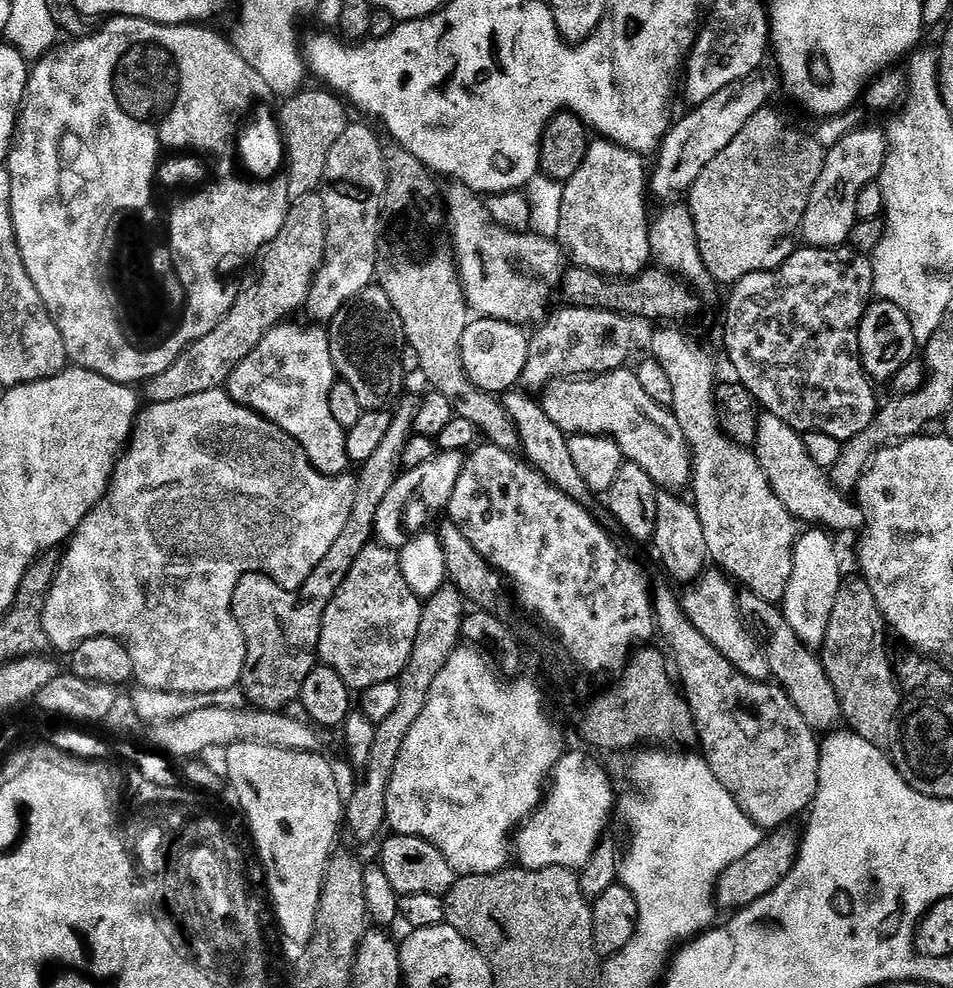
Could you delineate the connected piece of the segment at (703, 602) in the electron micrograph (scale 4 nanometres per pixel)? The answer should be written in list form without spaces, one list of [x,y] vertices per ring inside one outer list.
[[[719,570],[711,571],[705,571],[702,578],[695,581],[685,591],[689,592],[683,593],[684,613],[687,614],[692,625],[746,678],[761,682],[767,681],[770,676],[768,657],[765,649],[758,643],[757,637],[751,631],[748,633],[744,629],[743,622],[740,621],[742,608],[738,603],[738,596],[736,600],[736,594],[732,590],[733,585],[730,583],[729,577]]]

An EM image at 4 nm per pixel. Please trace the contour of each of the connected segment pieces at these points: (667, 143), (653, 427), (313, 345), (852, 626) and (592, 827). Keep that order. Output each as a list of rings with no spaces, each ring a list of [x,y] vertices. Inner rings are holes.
[[[751,76],[731,83],[706,102],[695,105],[684,118],[669,127],[656,154],[656,170],[651,171],[649,189],[660,198],[687,193],[701,170],[738,136],[746,122],[769,103],[770,86],[762,76]]]
[[[631,367],[615,368],[612,372],[597,374],[591,378],[572,378],[567,382],[560,382],[549,387],[543,396],[542,405],[546,416],[550,418],[550,422],[556,423],[565,434],[609,436],[619,446],[625,461],[641,467],[649,475],[657,489],[687,489],[691,485],[692,457],[675,416],[665,405],[656,404],[644,395],[642,382]]]
[[[292,323],[276,325],[266,334],[266,338],[262,338],[262,342],[258,342],[254,350],[250,350],[250,354],[246,354],[246,358],[242,358],[242,362],[238,362],[234,374],[230,374],[226,391],[235,404],[258,413],[284,435],[295,440],[307,454],[308,461],[323,476],[345,475],[350,468],[346,454],[346,430],[338,426],[338,422],[334,422],[334,416],[330,414],[330,390],[338,383],[338,377],[330,358],[327,327],[299,328]]]
[[[856,578],[849,588],[848,585],[841,587],[830,614],[830,626],[822,649],[824,673],[840,700],[843,723],[848,723],[845,725],[866,742],[881,746],[887,745],[888,739],[888,743],[893,739],[897,727],[896,711],[900,708],[900,692],[896,689],[888,658],[880,645],[879,628],[884,627],[884,617],[876,607],[870,586],[863,578]]]
[[[565,751],[560,757],[556,768],[550,777],[550,791],[545,795],[541,805],[524,821],[522,827],[514,836],[514,856],[521,865],[526,868],[571,868],[579,870],[584,868],[592,860],[597,848],[605,839],[604,831],[608,828],[608,819],[614,816],[614,805],[618,796],[614,791],[614,785],[609,769],[604,768],[587,751]]]

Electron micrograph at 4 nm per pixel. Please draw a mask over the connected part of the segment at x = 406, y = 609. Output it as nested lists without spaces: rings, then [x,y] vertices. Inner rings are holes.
[[[380,542],[368,544],[354,558],[346,582],[342,582],[330,606],[326,606],[320,631],[319,663],[334,670],[356,694],[382,682],[399,681],[410,662],[423,609],[421,597],[406,586],[399,555]]]

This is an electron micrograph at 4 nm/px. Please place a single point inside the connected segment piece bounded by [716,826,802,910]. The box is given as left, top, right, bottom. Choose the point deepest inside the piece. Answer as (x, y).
(756, 874)

